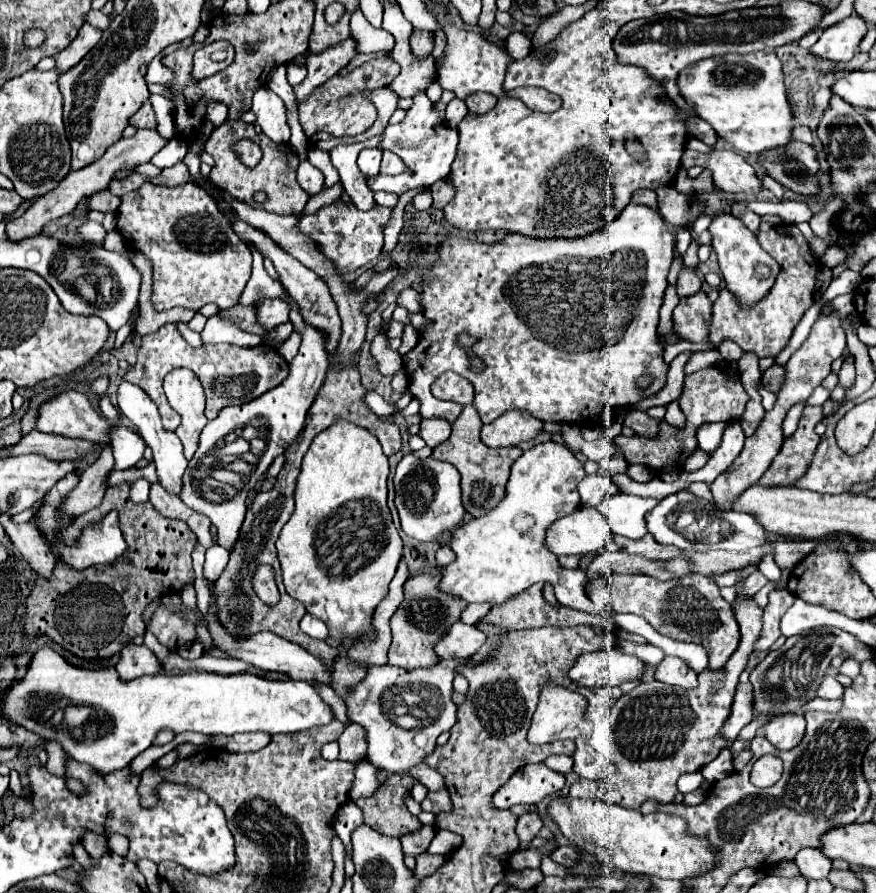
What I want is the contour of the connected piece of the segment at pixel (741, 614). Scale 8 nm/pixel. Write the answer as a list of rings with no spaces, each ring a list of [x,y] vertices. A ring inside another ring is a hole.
[[[737,599],[737,603],[735,603],[735,619],[737,619],[737,623],[741,627],[741,645],[739,645],[737,653],[733,653],[729,665],[725,665],[725,669],[721,669],[721,673],[711,671],[711,669],[703,671],[699,675],[699,687],[697,689],[681,689],[681,687],[665,685],[661,681],[641,683],[631,693],[623,695],[617,701],[617,705],[613,705],[613,709],[611,709],[609,715],[593,721],[593,725],[599,727],[599,729],[593,729],[591,747],[595,751],[599,751],[601,755],[607,755],[607,757],[613,759],[613,745],[615,745],[615,749],[617,749],[615,761],[617,761],[617,769],[619,771],[617,771],[617,777],[611,779],[611,781],[587,781],[587,779],[579,779],[579,781],[575,781],[571,785],[569,795],[571,797],[577,797],[577,799],[601,799],[601,801],[615,803],[615,805],[629,807],[629,809],[639,809],[641,803],[647,801],[647,799],[657,799],[657,801],[663,801],[663,803],[671,803],[675,799],[675,795],[677,795],[677,779],[683,773],[701,771],[707,763],[711,763],[713,759],[717,759],[717,755],[719,755],[721,749],[731,747],[733,741],[729,741],[729,739],[725,739],[721,735],[721,725],[729,717],[733,695],[735,695],[735,687],[739,683],[739,675],[743,673],[745,663],[747,663],[747,657],[753,651],[757,631],[761,631],[761,615],[763,615],[763,611],[755,605],[753,599],[749,599],[749,601]],[[601,733],[613,733],[611,739],[605,735],[605,741],[609,741],[609,743],[603,741]]]

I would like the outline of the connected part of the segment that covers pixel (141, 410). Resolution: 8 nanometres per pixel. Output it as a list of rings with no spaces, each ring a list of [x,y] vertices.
[[[121,383],[117,389],[117,409],[137,427],[139,435],[145,439],[145,443],[151,447],[153,451],[153,459],[155,459],[155,467],[157,467],[157,475],[161,479],[161,485],[173,493],[179,495],[177,489],[181,489],[181,477],[185,473],[185,465],[187,459],[183,455],[183,445],[179,441],[179,437],[171,431],[165,431],[161,425],[161,415],[157,411],[157,405],[149,399],[149,395],[145,395],[141,391],[141,387],[133,385],[133,383]]]

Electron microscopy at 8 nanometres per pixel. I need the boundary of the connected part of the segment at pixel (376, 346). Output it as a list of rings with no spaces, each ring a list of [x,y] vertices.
[[[375,335],[371,343],[371,355],[383,377],[393,377],[399,369],[403,369],[401,355],[387,347],[387,335]]]

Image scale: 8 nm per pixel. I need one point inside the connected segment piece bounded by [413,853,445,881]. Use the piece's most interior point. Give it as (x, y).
(426, 864)

